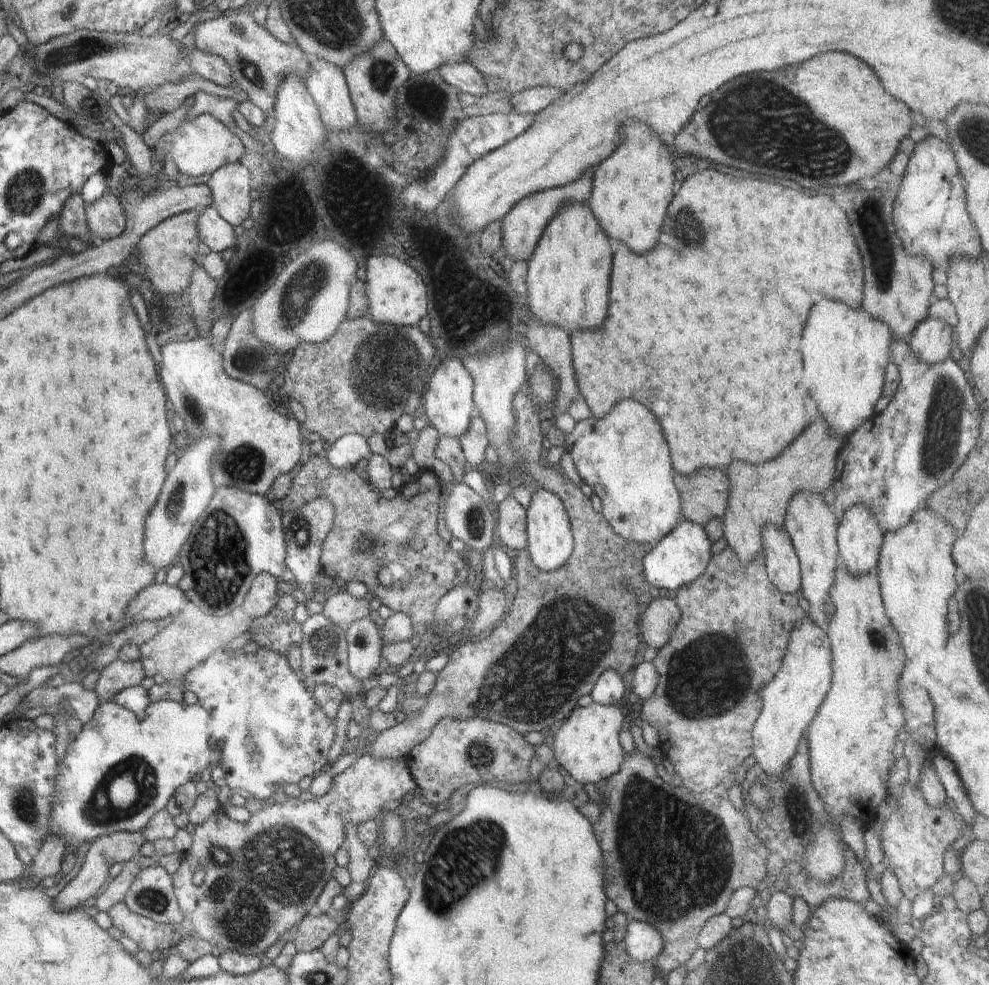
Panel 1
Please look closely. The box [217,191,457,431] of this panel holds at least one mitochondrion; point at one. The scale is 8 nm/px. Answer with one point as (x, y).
(385, 371)

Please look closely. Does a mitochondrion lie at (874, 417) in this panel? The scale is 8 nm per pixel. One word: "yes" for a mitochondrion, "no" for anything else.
no

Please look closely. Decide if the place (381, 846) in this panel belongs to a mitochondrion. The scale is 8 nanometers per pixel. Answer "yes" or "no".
no

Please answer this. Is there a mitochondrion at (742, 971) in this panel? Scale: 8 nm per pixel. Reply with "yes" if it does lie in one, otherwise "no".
yes

